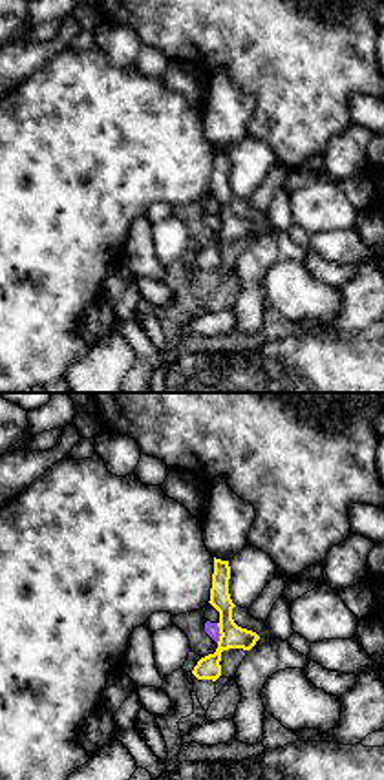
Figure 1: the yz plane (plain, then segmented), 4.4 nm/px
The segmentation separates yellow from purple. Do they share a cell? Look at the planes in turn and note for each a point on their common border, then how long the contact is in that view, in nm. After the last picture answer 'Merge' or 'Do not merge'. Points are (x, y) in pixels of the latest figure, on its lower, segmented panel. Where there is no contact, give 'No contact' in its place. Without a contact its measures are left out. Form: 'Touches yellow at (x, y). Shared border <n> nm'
Touches yellow at (220, 632). Shared border 90 nm

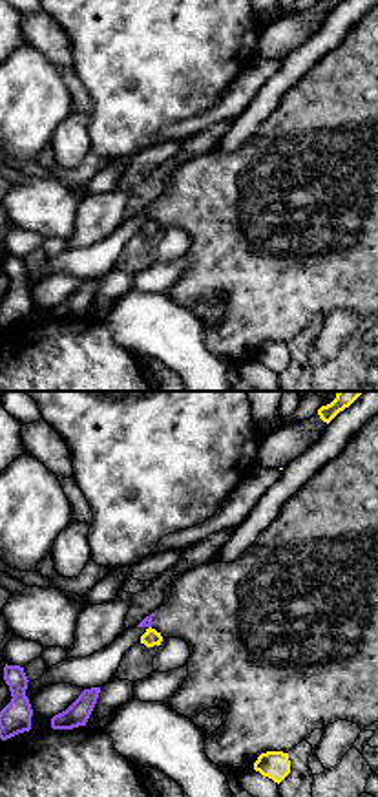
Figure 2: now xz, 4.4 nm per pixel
No contact

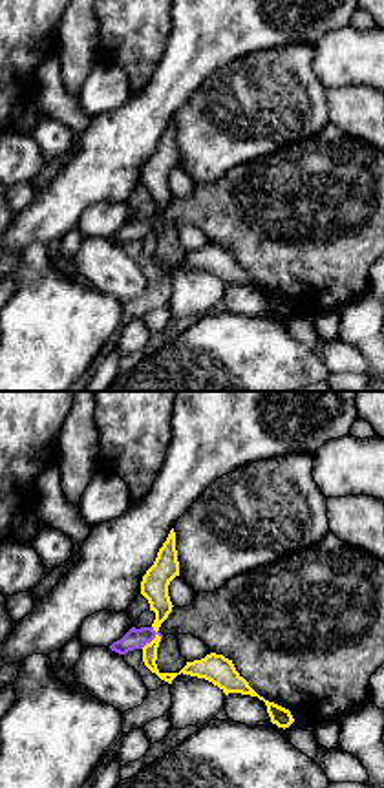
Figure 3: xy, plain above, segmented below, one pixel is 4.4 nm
Touches yellow at (152, 640). Shared border 120 nm

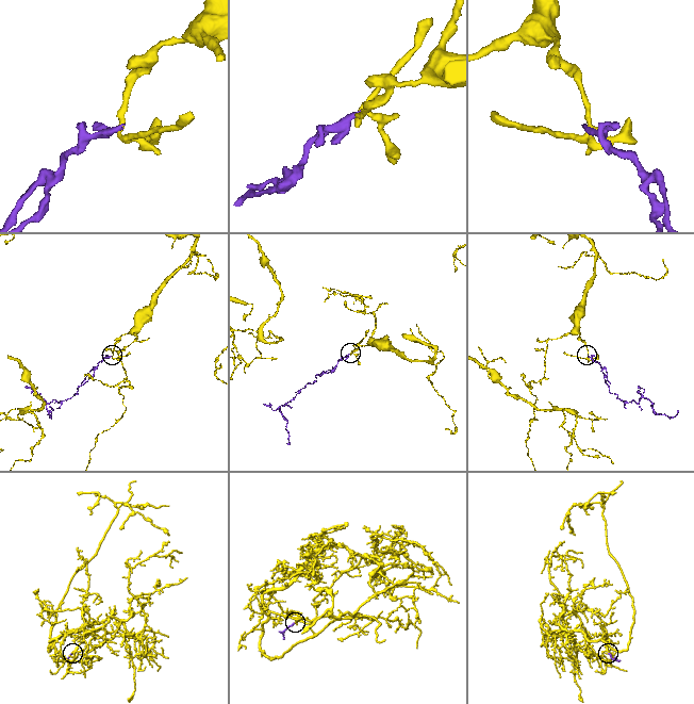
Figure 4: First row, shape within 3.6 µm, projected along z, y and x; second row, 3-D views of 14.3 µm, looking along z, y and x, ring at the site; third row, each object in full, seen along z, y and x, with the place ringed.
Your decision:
Do not merge

